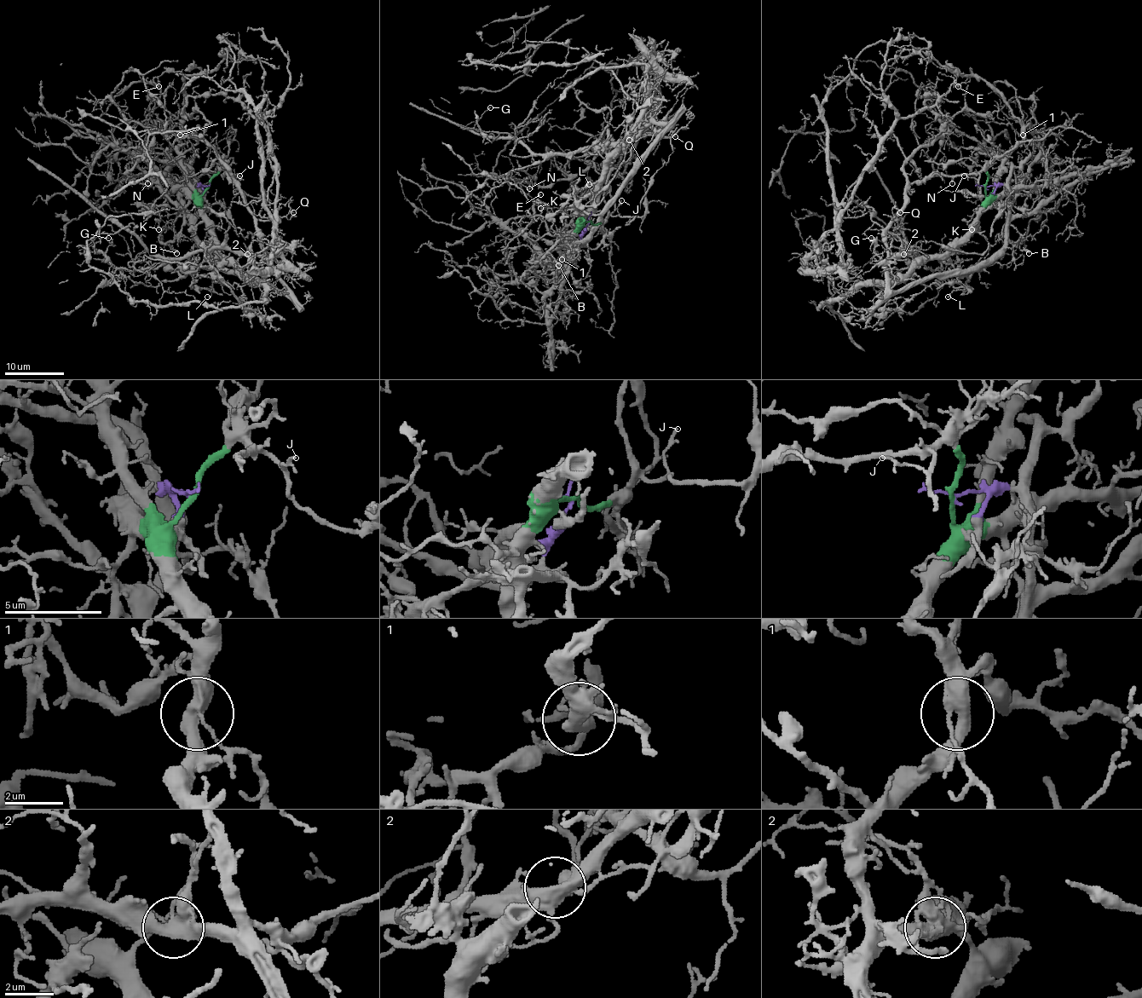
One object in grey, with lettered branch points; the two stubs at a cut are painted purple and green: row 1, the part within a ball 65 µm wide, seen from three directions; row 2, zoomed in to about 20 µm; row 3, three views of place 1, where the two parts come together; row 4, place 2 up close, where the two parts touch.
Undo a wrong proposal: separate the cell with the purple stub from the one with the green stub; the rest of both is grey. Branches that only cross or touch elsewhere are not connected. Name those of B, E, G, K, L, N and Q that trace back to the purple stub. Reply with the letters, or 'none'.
G, L, N, Q

